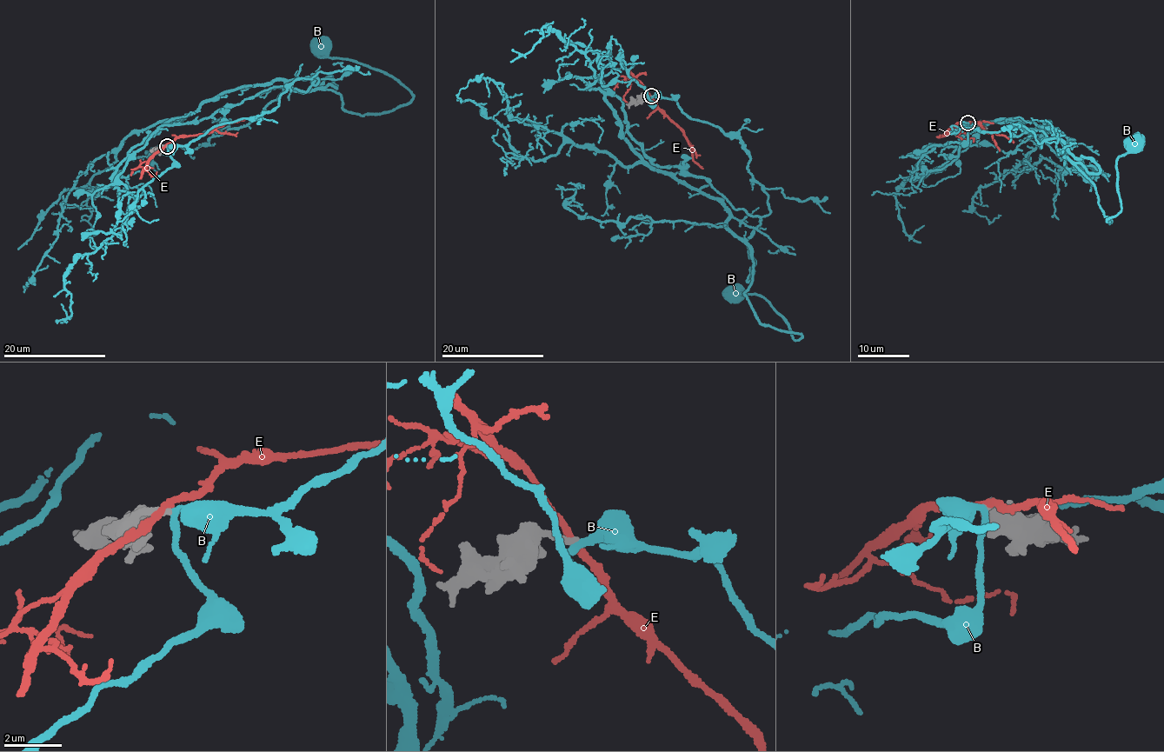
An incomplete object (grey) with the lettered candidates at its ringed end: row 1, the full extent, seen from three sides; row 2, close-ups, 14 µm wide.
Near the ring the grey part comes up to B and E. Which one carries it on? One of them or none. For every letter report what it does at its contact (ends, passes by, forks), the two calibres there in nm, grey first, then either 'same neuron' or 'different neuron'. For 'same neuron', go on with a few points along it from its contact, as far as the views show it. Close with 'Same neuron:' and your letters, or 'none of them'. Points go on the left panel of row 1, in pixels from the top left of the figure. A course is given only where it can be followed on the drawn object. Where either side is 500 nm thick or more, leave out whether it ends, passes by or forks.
B: it passes by; 240 nm thick on the grey side, 240 nm on the other; different neuron
E: it passes by; 260 nm thick on the grey side, 200 nm on the other; different neuron
Same neuron: none of them

